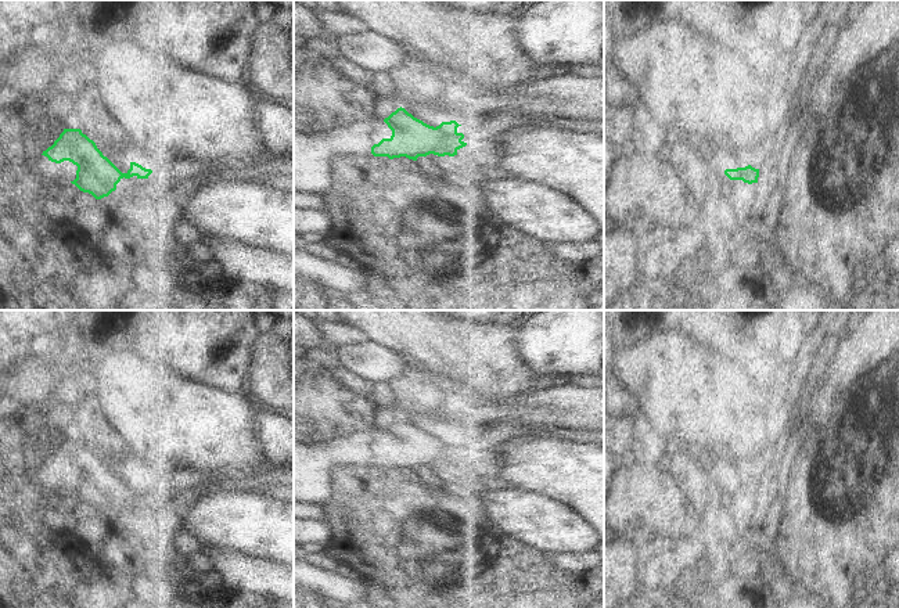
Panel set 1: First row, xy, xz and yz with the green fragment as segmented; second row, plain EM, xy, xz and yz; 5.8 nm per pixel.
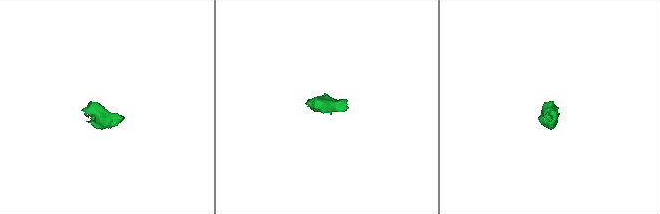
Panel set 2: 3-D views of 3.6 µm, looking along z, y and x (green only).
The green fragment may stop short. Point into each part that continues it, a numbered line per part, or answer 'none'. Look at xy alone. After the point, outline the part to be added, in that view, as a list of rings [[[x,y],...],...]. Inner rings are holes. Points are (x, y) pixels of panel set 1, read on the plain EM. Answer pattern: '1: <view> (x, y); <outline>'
1: xy (65, 481); [[[40,465],[39,479],[42,483],[62,492],[73,492],[76,489],[78,476],[69,471],[61,474],[51,472],[47,467]]]

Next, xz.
1: xz (313, 459); [[[377,429],[331,442],[323,442],[316,433],[305,442],[294,440],[294,501],[326,503],[330,496],[328,474],[334,467],[371,464],[374,454],[391,446],[388,435]]]

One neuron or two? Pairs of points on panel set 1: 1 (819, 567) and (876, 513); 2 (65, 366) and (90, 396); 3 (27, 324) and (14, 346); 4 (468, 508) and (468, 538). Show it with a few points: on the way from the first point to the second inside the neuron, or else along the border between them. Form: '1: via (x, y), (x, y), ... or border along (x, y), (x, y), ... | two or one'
1: via (833, 553), (862, 524) | one
2: via (65, 376), (65, 382), (81, 395) | one
3: via (21, 330), (14, 337), (14, 341) | one
4: via (468, 515), (468, 531) | one

